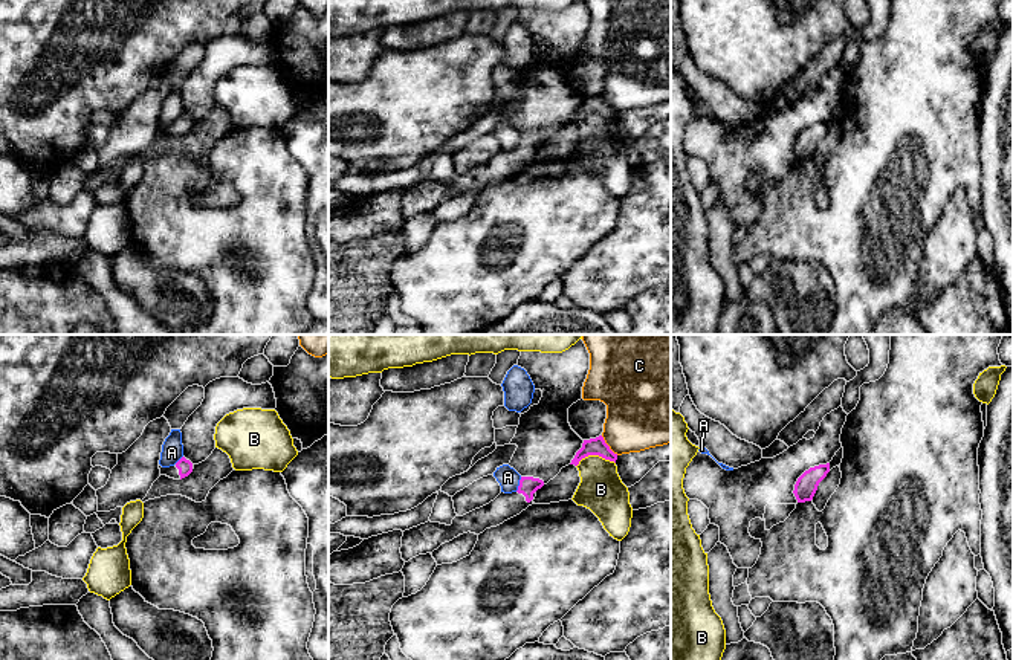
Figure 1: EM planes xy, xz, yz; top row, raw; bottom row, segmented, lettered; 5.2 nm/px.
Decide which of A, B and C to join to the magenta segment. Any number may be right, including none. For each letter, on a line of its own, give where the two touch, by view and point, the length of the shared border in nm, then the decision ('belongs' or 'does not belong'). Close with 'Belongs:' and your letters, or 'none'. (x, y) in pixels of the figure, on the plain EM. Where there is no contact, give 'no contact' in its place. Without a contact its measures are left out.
A: xz (520, 142) | 90 nm | does not belong
B: xz (595, 112) | 200 nm | does not belong
C: xz (608, 104) | 140 nm | does not belong
Belongs: none

